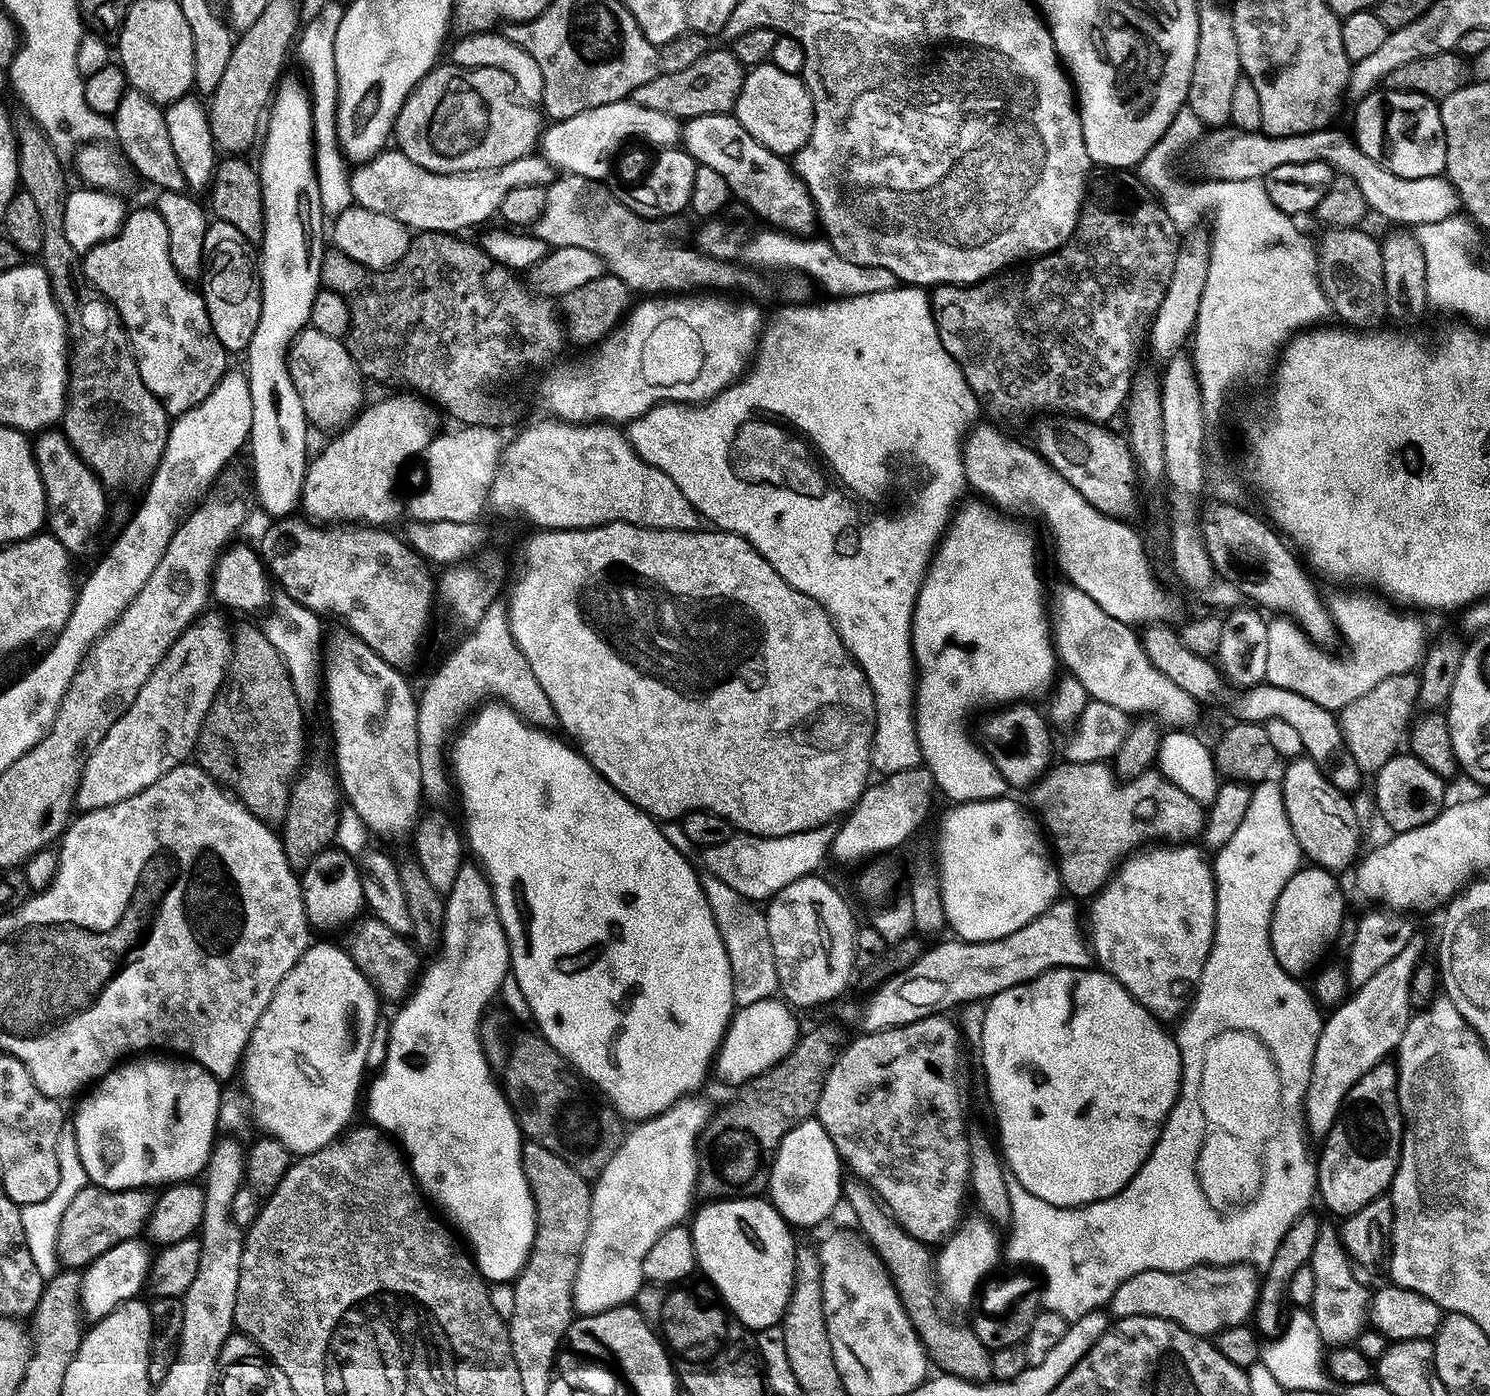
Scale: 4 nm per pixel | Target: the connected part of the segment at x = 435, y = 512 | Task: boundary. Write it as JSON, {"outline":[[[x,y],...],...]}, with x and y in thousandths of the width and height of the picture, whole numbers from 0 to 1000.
{"outline":[[[324,306],[309,307],[309,309],[298,312],[291,313],[285,323],[283,324],[284,329],[286,329],[286,347],[282,355],[276,357],[274,361],[272,361],[272,367],[278,374],[281,373],[303,373],[314,374],[319,373],[319,370],[324,364],[326,364],[328,356],[328,347],[330,347],[330,342],[332,340],[333,332],[332,330],[327,328],[326,309]]]}

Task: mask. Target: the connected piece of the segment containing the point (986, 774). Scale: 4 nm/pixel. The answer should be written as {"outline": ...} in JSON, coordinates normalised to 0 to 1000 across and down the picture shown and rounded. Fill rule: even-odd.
{"outline":[[[660,357],[645,360],[628,393],[612,441],[612,472],[615,489],[613,499],[615,525],[619,549],[624,552],[626,561],[639,572],[640,577],[670,573],[677,567],[677,561],[654,529],[649,527],[647,515],[654,507],[666,509],[683,503],[690,503],[707,492],[710,471],[702,441],[702,430],[698,428],[695,410],[695,390],[673,366]]]}

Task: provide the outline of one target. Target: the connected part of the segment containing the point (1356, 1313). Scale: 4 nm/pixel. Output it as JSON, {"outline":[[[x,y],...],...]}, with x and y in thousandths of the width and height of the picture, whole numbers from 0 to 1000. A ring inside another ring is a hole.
{"outline":[[[887,876],[879,906],[882,913],[882,927],[879,939],[882,950],[885,950],[887,960],[891,964],[907,963],[919,948],[919,923],[910,915],[911,909],[899,888],[897,877]]]}

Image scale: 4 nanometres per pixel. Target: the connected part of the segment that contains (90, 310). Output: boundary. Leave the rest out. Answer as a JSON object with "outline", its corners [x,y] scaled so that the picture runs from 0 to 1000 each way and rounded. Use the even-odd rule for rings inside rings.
{"outline":[[[11,82],[9,91],[13,134],[23,142],[26,153],[28,153],[30,173],[26,183],[32,195],[35,212],[46,234],[47,254],[46,282],[42,299],[43,313],[70,350],[83,350],[91,344],[99,345],[111,322],[114,306],[113,294],[95,274],[91,254],[89,253],[86,239],[77,221],[61,203],[51,203],[52,182],[47,173],[44,173],[42,165],[44,134],[43,120],[40,118],[41,110],[21,83]]]}

